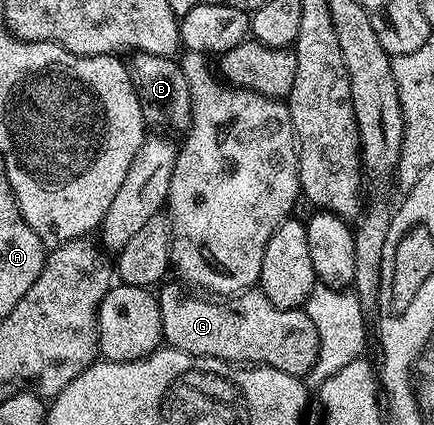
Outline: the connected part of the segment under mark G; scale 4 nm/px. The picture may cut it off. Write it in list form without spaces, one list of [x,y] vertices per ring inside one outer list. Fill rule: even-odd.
[[[180,281],[168,282],[160,287],[157,303],[161,313],[161,337],[172,349],[185,350],[189,354],[198,354],[204,358],[222,358],[224,362],[234,364],[270,366],[279,368],[279,372],[298,376],[304,376],[316,364],[319,354],[319,334],[315,332],[315,324],[311,324],[304,309],[275,308],[275,304],[271,304],[271,300],[267,300],[267,296],[257,288],[242,290],[239,294],[221,300],[221,303],[212,302],[209,299],[212,297],[209,296],[185,298],[186,287]]]

